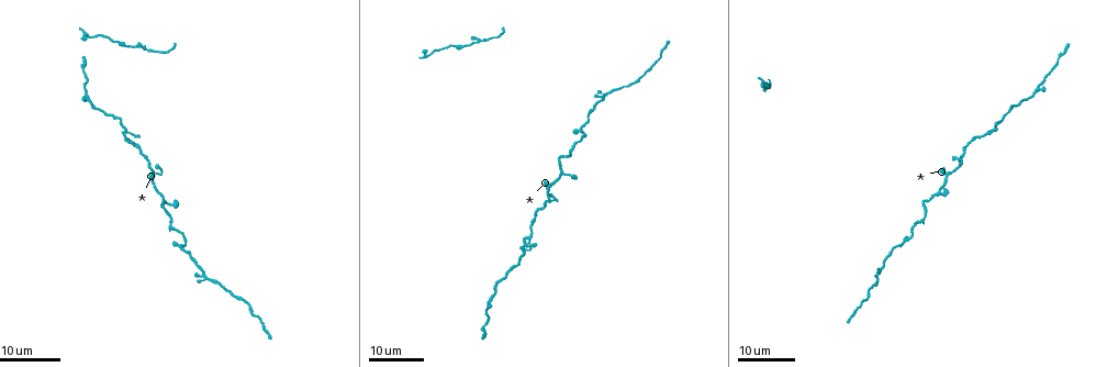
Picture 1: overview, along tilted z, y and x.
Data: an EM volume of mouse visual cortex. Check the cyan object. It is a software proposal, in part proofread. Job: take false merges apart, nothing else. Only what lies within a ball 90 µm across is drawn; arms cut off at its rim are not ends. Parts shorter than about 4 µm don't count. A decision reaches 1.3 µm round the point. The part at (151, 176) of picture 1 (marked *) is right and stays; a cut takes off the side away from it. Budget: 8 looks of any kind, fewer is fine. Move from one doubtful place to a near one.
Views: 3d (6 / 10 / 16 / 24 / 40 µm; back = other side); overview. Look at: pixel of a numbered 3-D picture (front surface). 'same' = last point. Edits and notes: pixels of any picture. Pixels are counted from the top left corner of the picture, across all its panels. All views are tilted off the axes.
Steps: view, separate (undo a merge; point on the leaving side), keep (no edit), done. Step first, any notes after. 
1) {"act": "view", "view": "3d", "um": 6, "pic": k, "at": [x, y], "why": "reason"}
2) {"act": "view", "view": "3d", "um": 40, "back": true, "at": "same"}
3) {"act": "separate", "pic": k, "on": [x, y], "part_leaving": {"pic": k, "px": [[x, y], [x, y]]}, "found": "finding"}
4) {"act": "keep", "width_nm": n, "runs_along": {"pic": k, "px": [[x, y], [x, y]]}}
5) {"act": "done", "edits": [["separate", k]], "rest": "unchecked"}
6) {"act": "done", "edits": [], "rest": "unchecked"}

{"act": "view", "view": "3d", "um": 16, "pic": 1, "at": [548, 201], "why": "two arms at a narrow angle"}

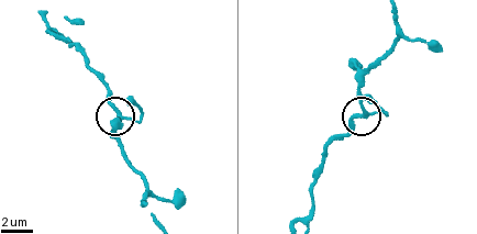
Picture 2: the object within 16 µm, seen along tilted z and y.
{"act": "view", "view": "3d", "um": 10, "pic": 2, "at": [123, 116]}

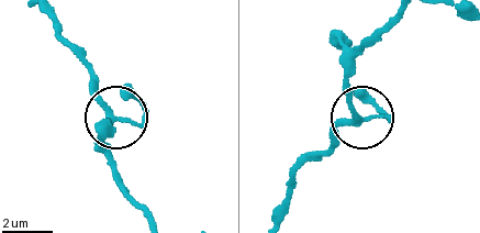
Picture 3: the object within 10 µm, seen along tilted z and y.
{"act": "keep", "runs_along": {"pic": 3, "px": [[336, 40], [352, 103], [366, 118], [382, 115], [371, 97]]}, "found": "one neuron here"}

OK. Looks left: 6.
{"act": "view", "view": "3d", "um": 16, "pic": 1, "at": [581, 124]}

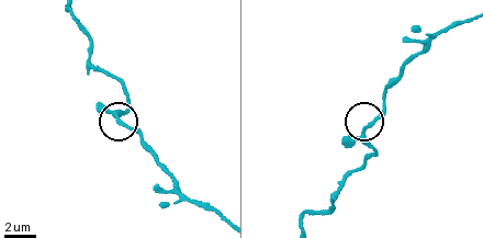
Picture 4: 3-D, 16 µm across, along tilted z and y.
{"act": "view", "view": "3d", "um": 10, "pic": 4, "at": [121, 123]}

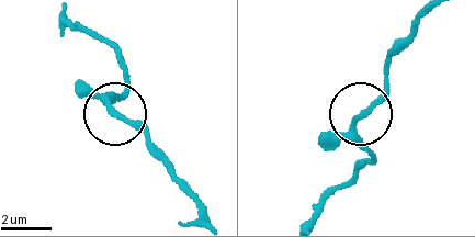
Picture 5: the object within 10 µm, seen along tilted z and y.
{"act": "keep", "arms": 3, "found": "one neuron here"}

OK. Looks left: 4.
{"act": "view", "view": "3d", "um": 24, "pic": 1, "at": [652, 68], "why": "thick turns thin"}

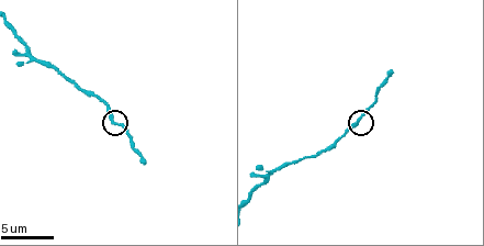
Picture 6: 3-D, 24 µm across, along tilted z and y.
{"act": "view", "view": "3d", "um": 6, "pic": 6, "at": [359, 119], "why": "closer look"}

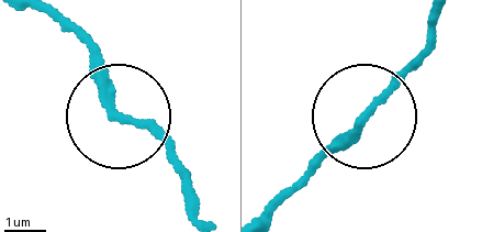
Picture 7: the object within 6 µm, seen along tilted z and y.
{"act": "keep", "runs_along": {"pic": 7, "px": [[262, 216], [426, 44]]}, "found": "one neuron here"}

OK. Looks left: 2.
{"act": "view", "view": "3d", "um": 16, "pic": 1, "at": [87, 94], "why": "three arms meet"}

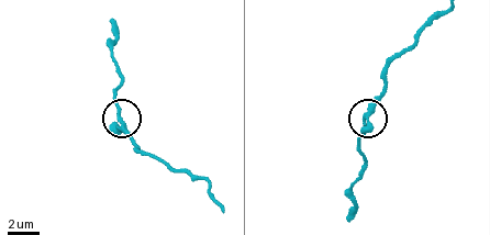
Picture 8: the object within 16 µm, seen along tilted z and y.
{"act": "view", "view": "3d", "um": 6, "pic": 8, "at": [117, 116]}

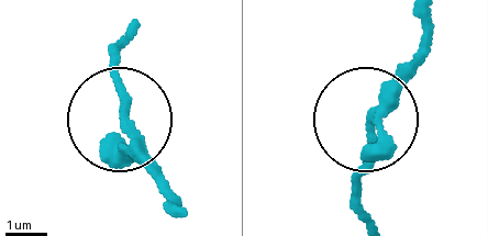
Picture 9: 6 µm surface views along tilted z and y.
{"act": "keep", "runs_along": {"pic": 9, "px": [[426, 22], [390, 78], [351, 199]]}, "found": "all the same neuron"}

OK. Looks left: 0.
{"act": "done", "edits": [], "rest": "unchecked"}

